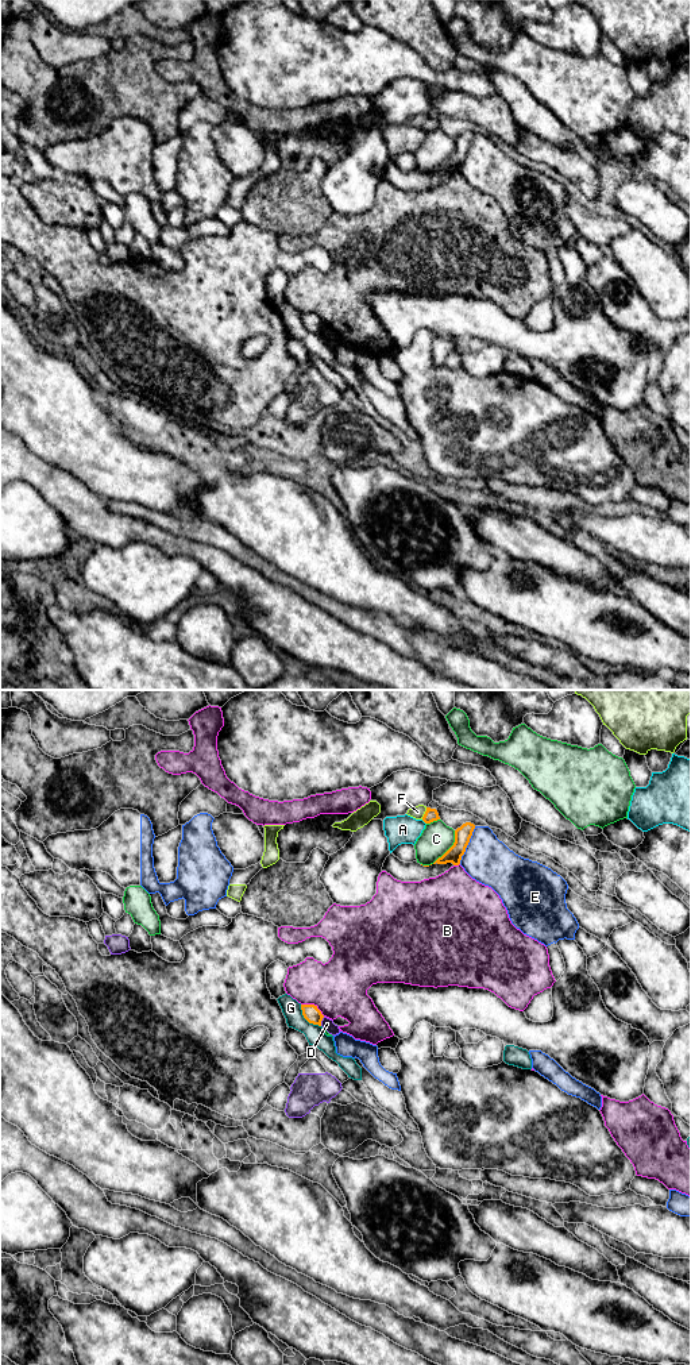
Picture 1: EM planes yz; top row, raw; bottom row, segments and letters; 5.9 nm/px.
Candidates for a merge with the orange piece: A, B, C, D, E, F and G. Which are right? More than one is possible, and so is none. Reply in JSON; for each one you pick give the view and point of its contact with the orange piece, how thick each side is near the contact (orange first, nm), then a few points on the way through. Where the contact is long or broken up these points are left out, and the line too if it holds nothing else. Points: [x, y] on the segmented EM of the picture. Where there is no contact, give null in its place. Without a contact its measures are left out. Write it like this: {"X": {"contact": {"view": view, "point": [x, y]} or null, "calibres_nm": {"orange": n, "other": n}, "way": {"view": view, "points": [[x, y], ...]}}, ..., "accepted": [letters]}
{"accepted": []}

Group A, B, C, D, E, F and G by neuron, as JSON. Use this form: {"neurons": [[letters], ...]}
{"neurons": [["A"], ["B"], ["C"], ["D"], ["E"], ["F"], ["G"]]}

